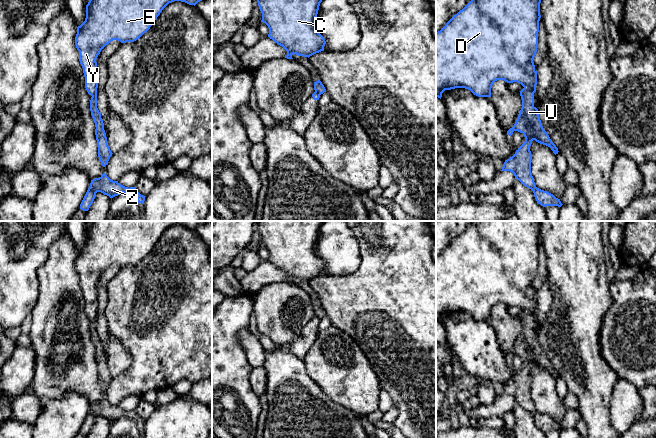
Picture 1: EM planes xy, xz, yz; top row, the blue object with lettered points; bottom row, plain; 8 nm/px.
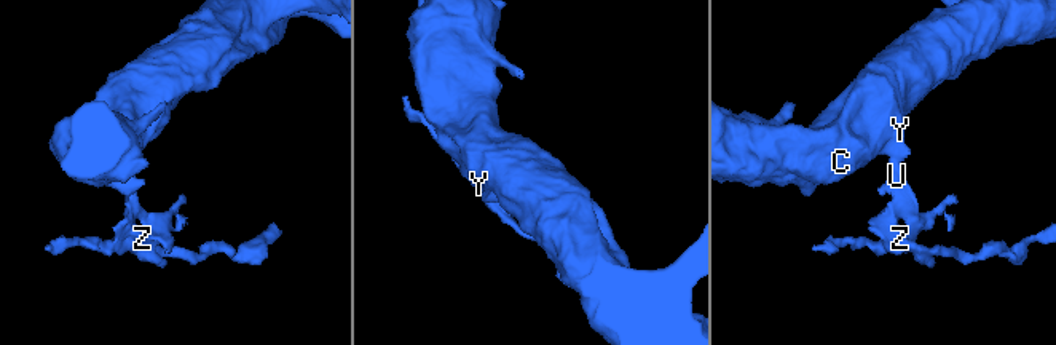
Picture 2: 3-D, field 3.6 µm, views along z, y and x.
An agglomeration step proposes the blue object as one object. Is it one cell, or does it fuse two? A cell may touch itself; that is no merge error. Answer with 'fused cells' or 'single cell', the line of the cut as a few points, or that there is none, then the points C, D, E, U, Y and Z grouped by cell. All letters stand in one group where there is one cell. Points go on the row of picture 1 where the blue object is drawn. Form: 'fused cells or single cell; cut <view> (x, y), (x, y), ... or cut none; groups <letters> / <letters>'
fused cells; cut yz (524, 87), (529, 87), (534, 92); groups C D E Y / U Z

